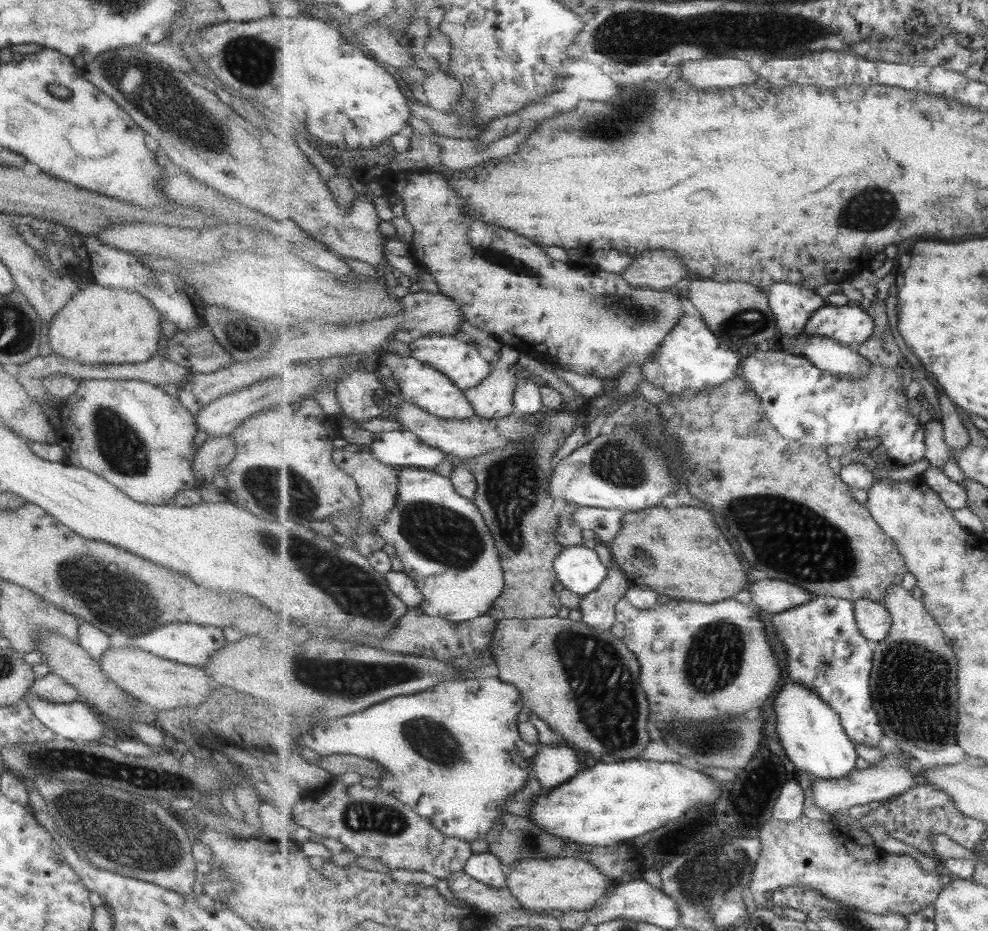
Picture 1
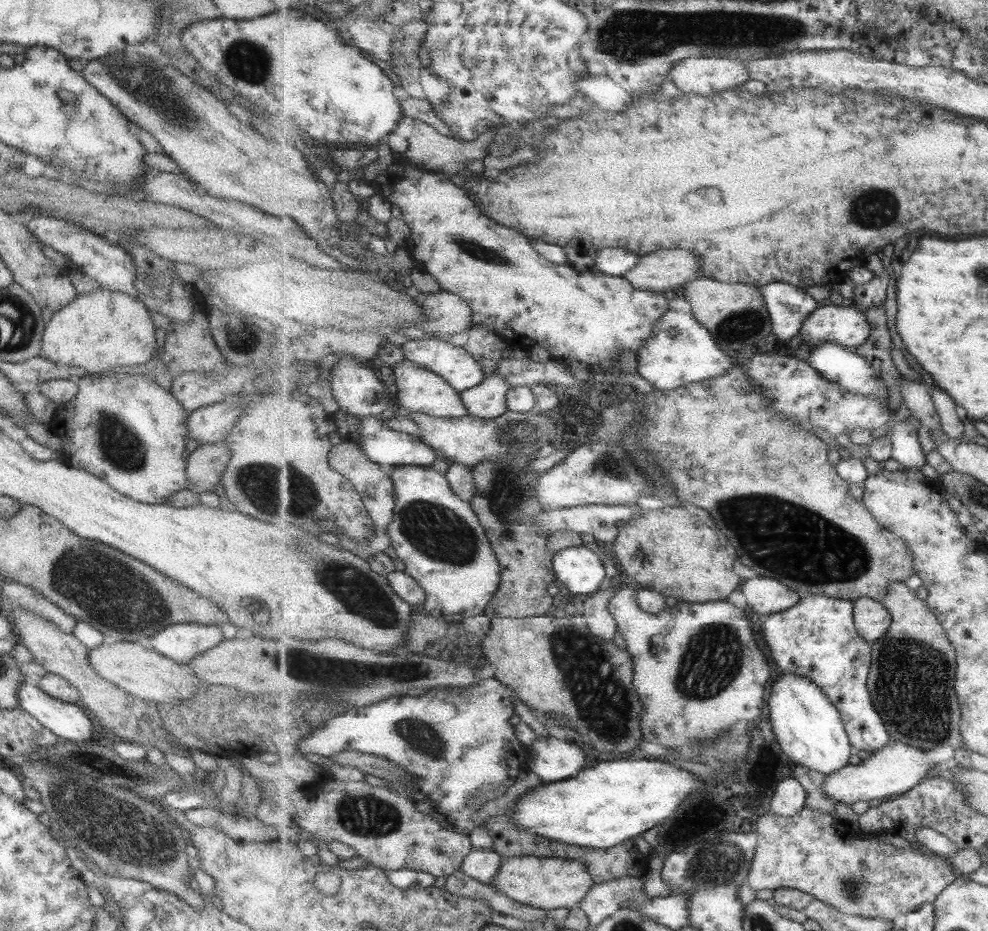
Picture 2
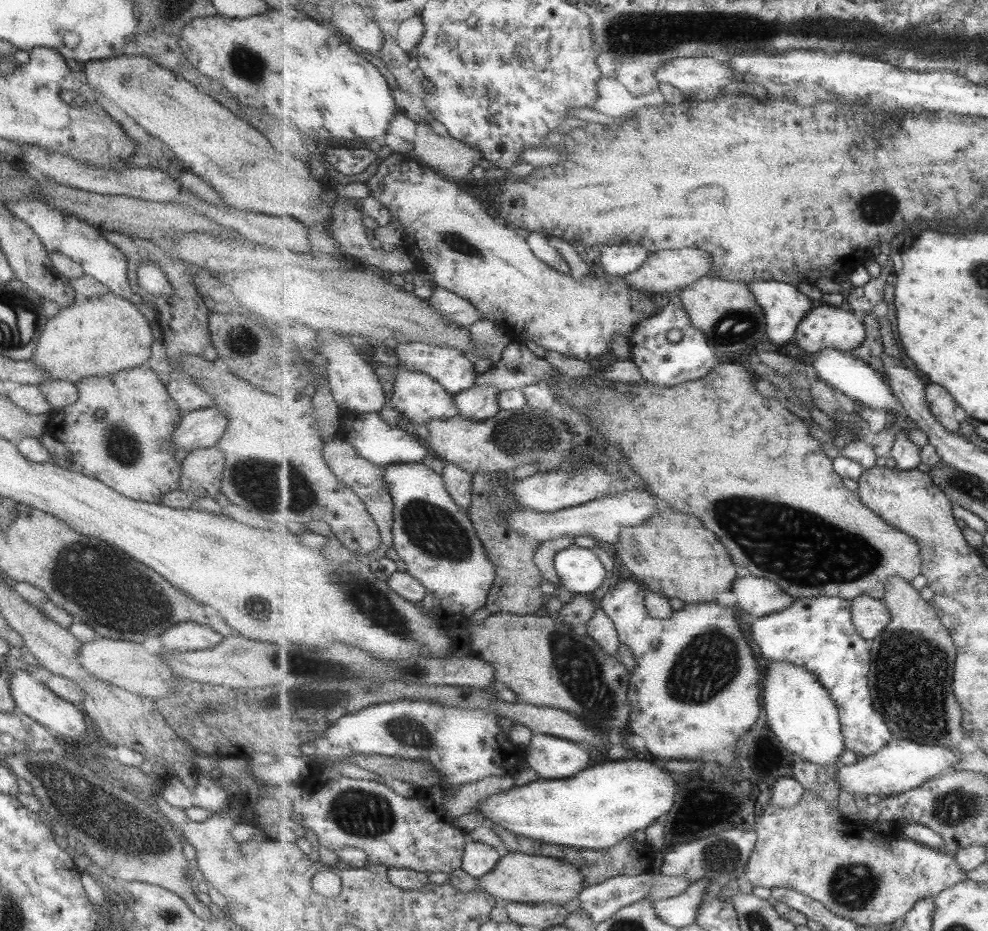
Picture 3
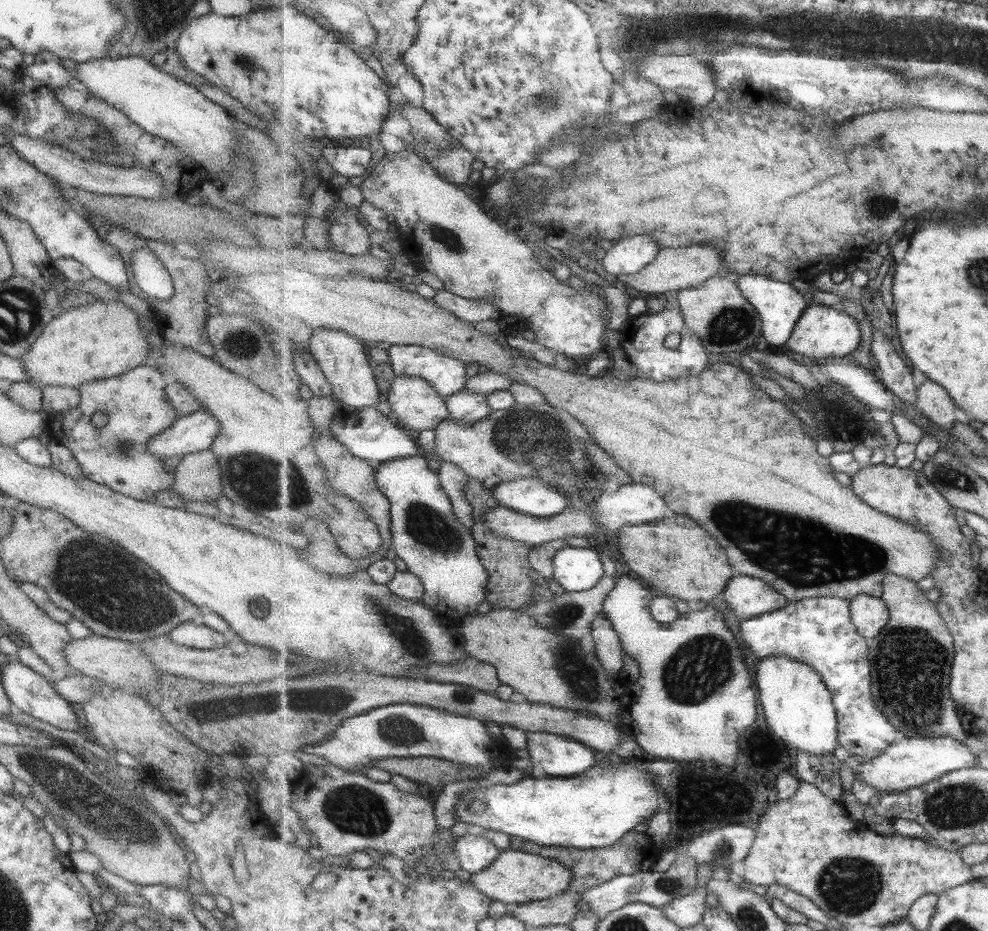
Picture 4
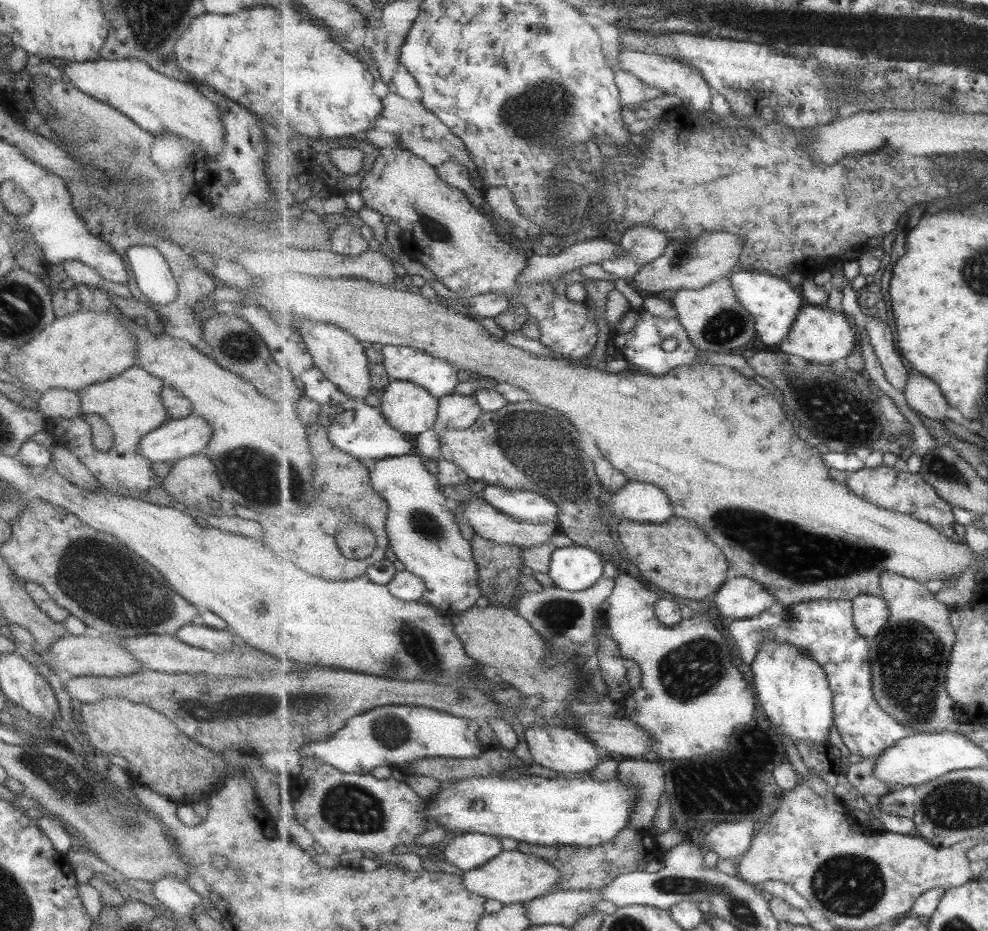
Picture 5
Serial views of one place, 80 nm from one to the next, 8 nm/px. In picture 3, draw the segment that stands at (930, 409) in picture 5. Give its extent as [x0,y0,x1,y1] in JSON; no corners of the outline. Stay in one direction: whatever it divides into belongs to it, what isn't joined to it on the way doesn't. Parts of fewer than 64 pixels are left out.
[926,384,961,434]

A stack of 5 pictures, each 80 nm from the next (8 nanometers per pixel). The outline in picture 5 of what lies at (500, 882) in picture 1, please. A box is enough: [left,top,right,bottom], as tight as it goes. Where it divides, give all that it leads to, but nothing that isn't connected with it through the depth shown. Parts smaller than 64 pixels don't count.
[441,833,503,872]

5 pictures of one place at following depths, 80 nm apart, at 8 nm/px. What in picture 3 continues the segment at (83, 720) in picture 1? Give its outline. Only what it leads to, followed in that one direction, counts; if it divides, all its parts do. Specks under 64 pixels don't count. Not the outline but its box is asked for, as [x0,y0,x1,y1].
[8,669,85,736]

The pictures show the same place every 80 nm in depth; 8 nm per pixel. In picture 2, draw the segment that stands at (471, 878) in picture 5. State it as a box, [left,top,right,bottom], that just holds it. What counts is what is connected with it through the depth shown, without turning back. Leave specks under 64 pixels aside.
[490,855,595,910]

